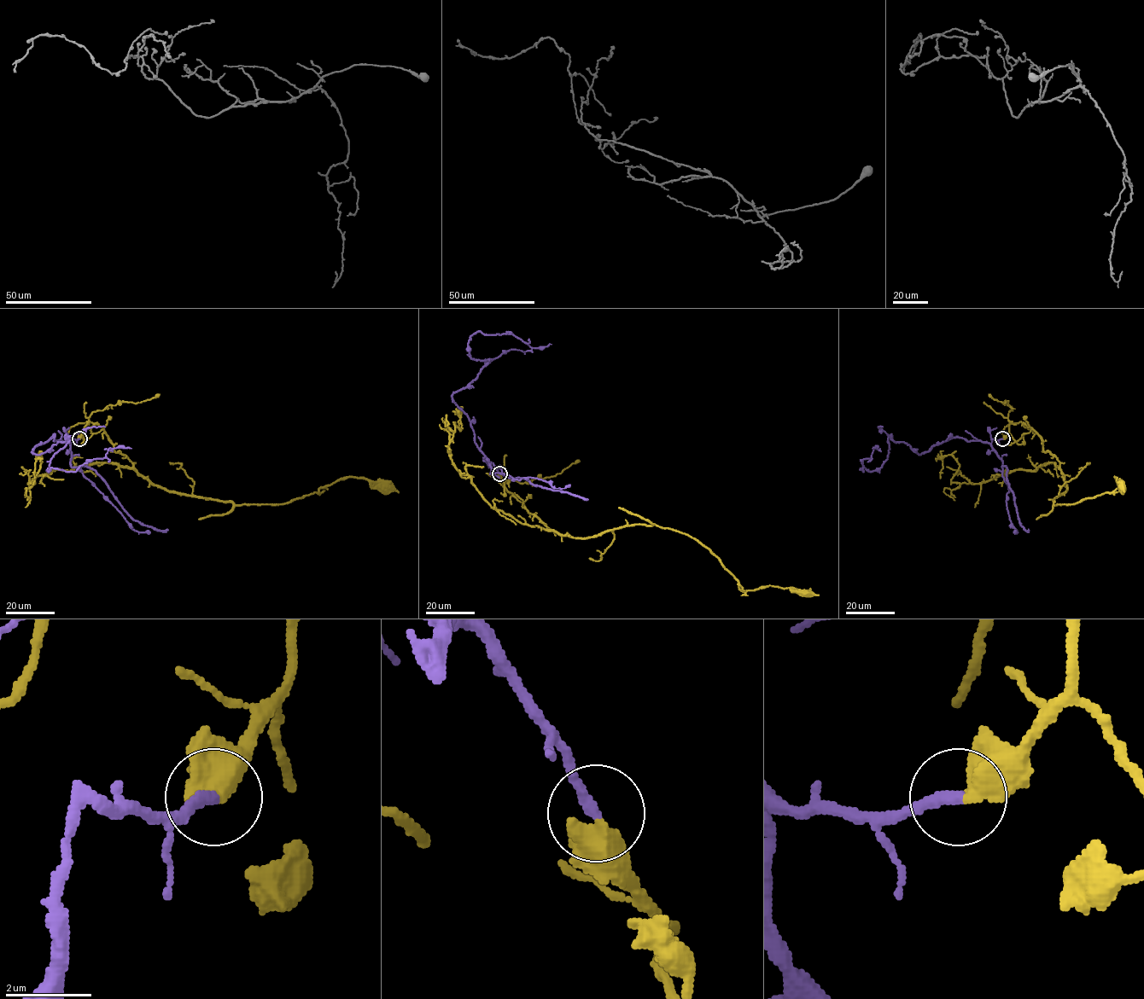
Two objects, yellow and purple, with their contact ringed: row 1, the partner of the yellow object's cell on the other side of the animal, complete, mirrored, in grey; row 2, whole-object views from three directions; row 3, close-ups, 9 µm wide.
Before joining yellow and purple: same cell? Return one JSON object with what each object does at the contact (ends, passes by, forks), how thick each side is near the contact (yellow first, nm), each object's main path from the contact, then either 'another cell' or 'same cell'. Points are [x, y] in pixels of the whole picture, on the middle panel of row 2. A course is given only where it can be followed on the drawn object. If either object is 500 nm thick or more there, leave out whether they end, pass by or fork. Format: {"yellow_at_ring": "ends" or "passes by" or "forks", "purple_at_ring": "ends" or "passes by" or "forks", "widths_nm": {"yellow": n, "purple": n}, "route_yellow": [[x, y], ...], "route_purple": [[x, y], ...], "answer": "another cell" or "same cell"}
{"widths_nm": {"yellow": 600, "purple": 280}, "route_yellow": [[499, 473], [530, 514], [560, 535], [657, 525], [700, 542], [742, 590], [805, 592]], "route_purple": [[499, 473], [452, 395], [492, 359], [470, 357], [469, 339], [481, 331], [510, 333], [530, 347], [551, 344]], "answer": "same cell"}

